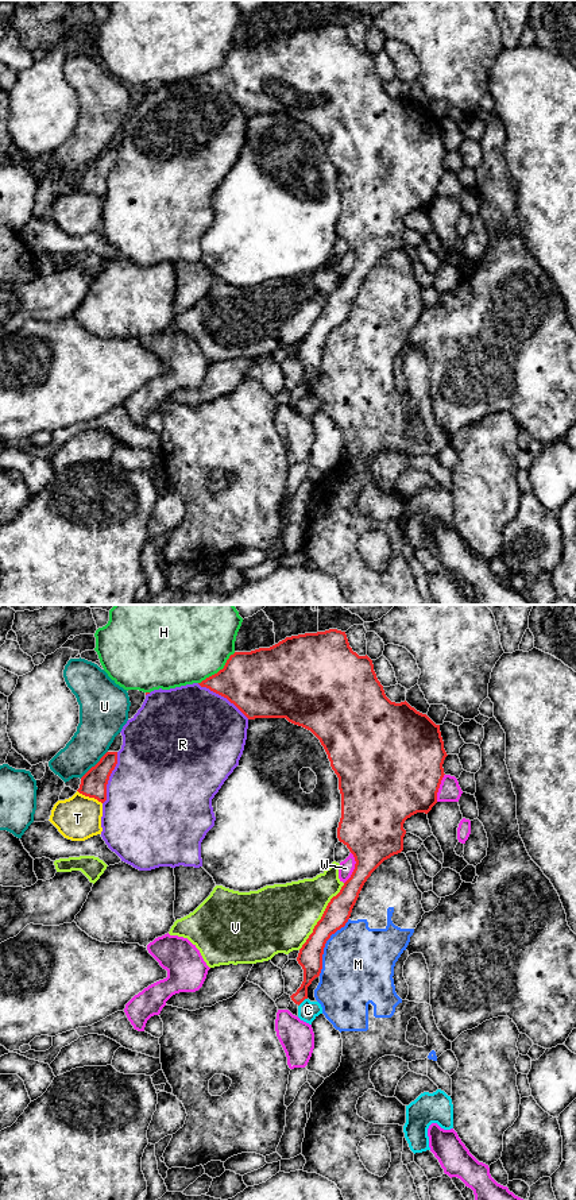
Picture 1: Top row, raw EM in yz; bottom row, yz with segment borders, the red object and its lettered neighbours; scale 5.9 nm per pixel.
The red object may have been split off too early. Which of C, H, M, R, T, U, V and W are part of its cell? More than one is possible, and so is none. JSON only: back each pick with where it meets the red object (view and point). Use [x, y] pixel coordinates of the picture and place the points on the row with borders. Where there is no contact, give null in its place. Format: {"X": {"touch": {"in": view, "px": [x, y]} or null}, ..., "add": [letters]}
{"add": []}

